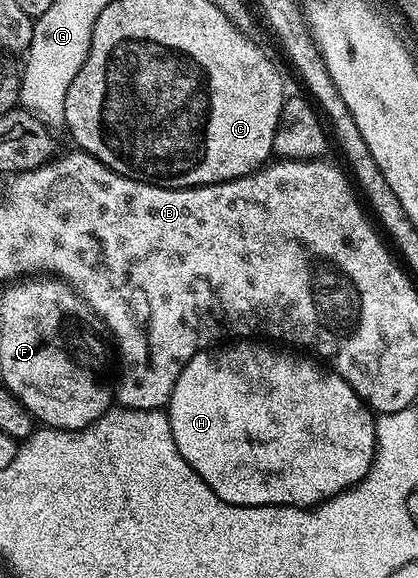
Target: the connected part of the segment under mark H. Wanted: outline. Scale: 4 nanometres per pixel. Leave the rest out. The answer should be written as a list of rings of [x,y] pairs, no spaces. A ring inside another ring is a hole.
[[[234,341],[229,345],[218,345],[213,349],[197,351],[184,365],[170,394],[168,414],[172,425],[172,437],[184,461],[192,465],[194,472],[210,486],[212,493],[216,493],[216,497],[228,501],[234,507],[285,507],[289,504],[292,507],[309,509],[326,502],[333,495],[339,495],[341,491],[346,491],[349,487],[355,487],[366,476],[368,469],[374,463],[376,415],[350,388],[348,381],[340,378],[333,369],[327,369],[321,362],[313,358],[305,359],[304,356],[293,355],[290,351],[277,351],[274,347],[277,346],[266,341]]]

